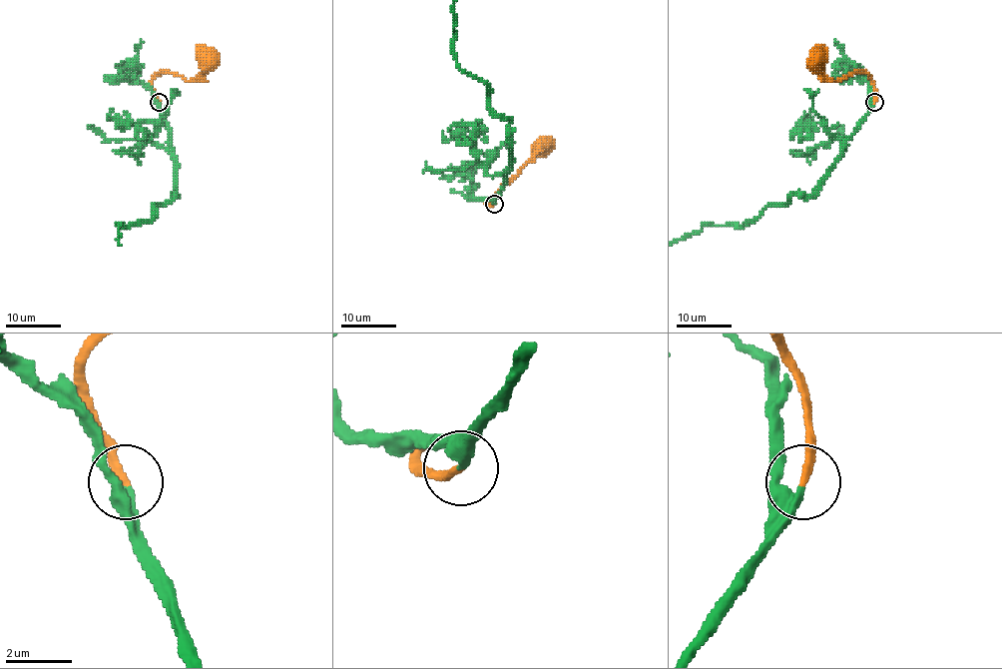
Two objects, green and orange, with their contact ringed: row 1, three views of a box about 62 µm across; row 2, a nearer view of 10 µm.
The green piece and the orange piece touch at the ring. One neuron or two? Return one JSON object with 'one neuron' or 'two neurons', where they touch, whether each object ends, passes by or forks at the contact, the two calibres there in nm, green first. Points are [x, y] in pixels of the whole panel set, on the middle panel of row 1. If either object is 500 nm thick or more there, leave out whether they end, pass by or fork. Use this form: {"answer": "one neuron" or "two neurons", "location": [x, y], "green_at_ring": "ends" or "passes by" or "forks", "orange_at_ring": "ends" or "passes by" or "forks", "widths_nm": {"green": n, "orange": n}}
{"answer": "one neuron", "location": [494, 204], "green_at_ring": "passes by", "orange_at_ring": "ends", "widths_nm": {"green": 280, "orange": 240}}

